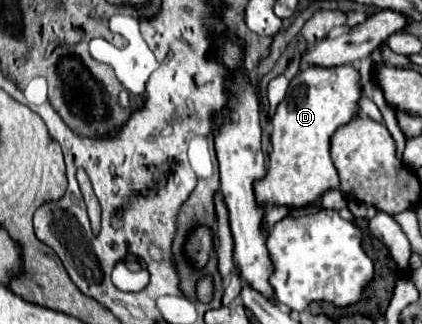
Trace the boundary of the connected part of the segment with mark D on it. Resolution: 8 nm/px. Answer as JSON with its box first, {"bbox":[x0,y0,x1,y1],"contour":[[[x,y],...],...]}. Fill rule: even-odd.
{"bbox":[255,64,361,208],"contour":[[[305,64],[289,82],[285,100],[271,116],[273,136],[269,152],[269,170],[263,180],[255,182],[259,204],[303,208],[317,202],[329,188],[339,188],[339,174],[329,156],[331,136],[335,130],[359,114],[361,76],[351,64],[345,66],[311,66]]]}

